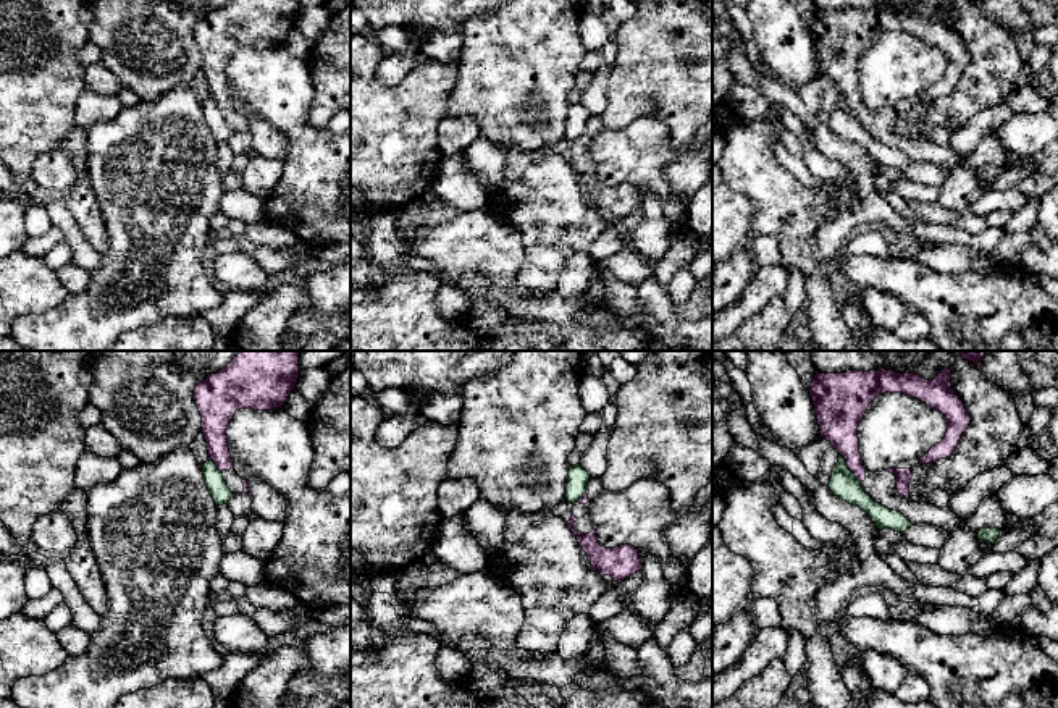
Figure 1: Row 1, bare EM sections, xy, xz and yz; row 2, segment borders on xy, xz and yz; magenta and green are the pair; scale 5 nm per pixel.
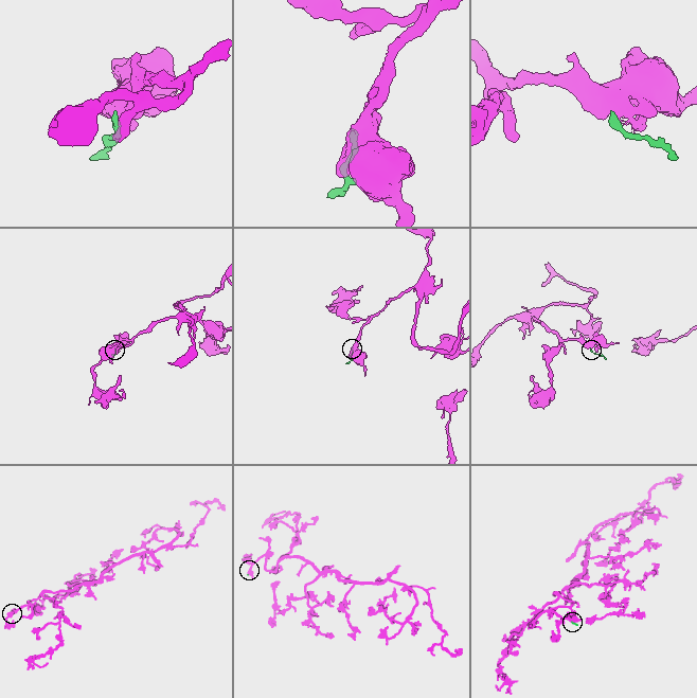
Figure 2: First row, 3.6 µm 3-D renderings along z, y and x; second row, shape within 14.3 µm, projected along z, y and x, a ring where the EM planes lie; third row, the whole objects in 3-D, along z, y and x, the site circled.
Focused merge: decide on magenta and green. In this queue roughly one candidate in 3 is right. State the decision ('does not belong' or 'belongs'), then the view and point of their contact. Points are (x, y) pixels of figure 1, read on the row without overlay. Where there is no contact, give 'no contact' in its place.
does not belong; meets magenta in yz at (847, 102)

